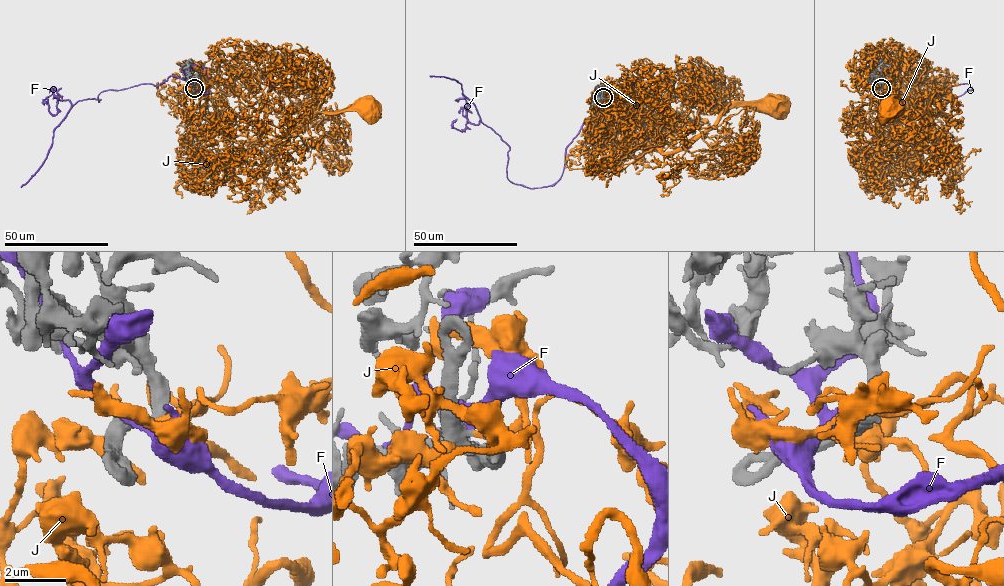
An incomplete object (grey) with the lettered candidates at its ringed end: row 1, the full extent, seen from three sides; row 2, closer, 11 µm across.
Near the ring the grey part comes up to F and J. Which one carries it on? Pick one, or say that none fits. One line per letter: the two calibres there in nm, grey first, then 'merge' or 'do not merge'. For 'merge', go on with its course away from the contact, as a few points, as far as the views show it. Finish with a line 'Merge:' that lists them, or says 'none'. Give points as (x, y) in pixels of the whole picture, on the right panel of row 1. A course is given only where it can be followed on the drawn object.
F: 360 nm thick on the grey side, 400 nm on the other; do not merge
J: 320 nm thick on the grey side, 150 nm on the other; merge; it runs (881, 88), (910, 94), (936, 143), (890, 112), (889, 106)
Merge: J

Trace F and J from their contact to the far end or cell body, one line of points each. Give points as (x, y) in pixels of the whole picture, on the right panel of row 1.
F: (880, 88), (888, 92), (896, 80), (917, 76), (931, 86), (972, 89), (897, 109), (869, 142), (860, 187)
J: (881, 88), (910, 94), (936, 143), (890, 112), (889, 106)

